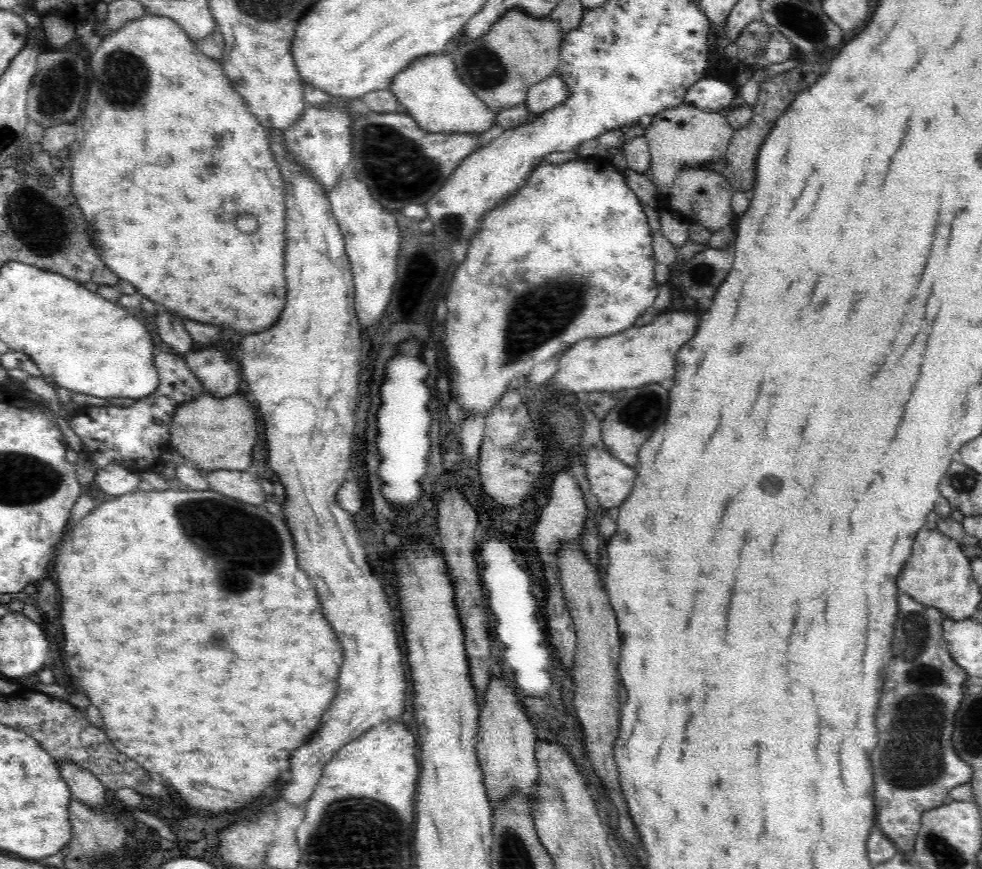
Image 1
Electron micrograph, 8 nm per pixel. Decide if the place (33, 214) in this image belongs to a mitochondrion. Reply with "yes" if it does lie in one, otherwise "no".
yes

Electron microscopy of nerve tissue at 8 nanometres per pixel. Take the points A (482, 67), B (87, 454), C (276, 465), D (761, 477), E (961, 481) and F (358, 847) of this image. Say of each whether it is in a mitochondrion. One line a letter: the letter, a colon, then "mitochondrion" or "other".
A: mitochondrion
B: other
C: other
D: mitochondrion
E: mitochondrion
F: mitochondrion

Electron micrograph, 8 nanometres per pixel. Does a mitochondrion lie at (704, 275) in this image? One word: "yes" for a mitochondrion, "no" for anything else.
yes

